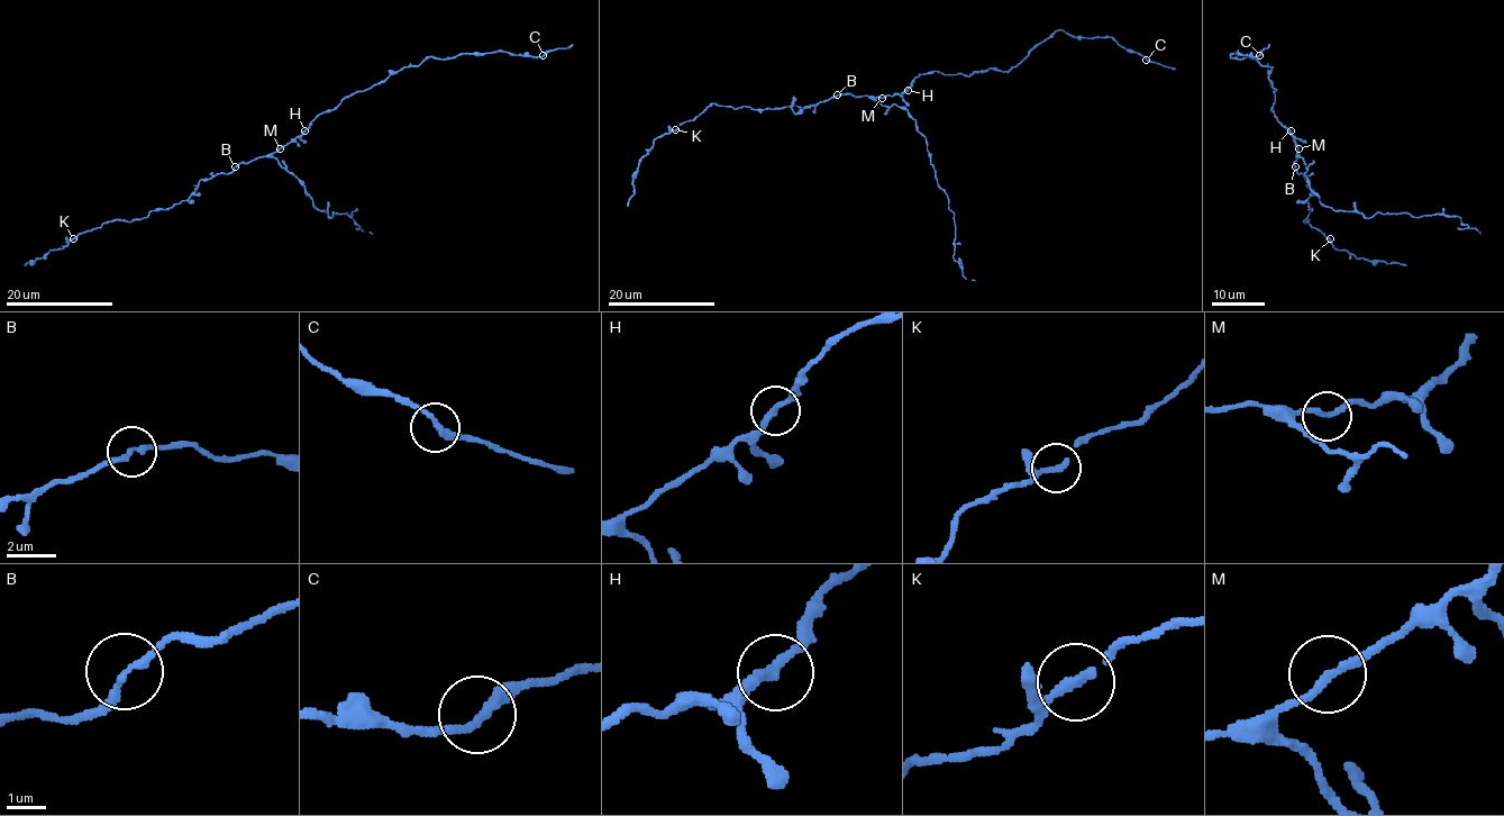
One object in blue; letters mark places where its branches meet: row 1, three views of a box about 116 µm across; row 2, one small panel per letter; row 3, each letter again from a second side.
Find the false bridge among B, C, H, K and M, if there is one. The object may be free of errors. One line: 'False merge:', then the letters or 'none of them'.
False merge: none of them

